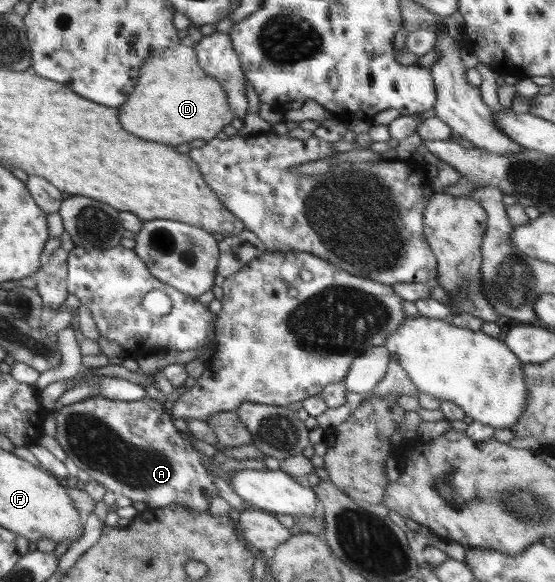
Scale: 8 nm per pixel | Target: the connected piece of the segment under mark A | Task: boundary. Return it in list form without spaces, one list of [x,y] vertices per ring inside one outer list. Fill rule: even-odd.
[[[91,396],[89,398],[85,398],[79,403],[73,403],[73,405],[60,406],[60,408],[56,412],[55,415],[55,427],[57,428],[57,434],[55,435],[55,439],[58,444],[63,448],[63,451],[67,454],[69,459],[73,459],[73,463],[76,463],[76,469],[83,469],[85,473],[89,475],[90,480],[95,480],[97,483],[101,483],[104,485],[109,491],[113,491],[117,496],[124,495],[125,497],[130,498],[134,501],[143,501],[143,503],[147,504],[150,509],[153,508],[162,508],[165,506],[170,506],[171,504],[184,505],[185,507],[190,507],[198,512],[205,512],[209,508],[209,505],[213,499],[213,497],[217,497],[218,490],[213,485],[213,479],[215,478],[215,474],[205,466],[205,462],[212,457],[207,457],[201,454],[199,450],[193,448],[193,444],[197,441],[197,438],[191,434],[191,432],[185,433],[181,430],[177,430],[173,425],[173,411],[166,410],[164,405],[159,401],[154,401],[154,399],[149,399],[145,396],[143,399],[138,399],[139,401],[122,401],[115,399],[107,399],[106,397]]]

